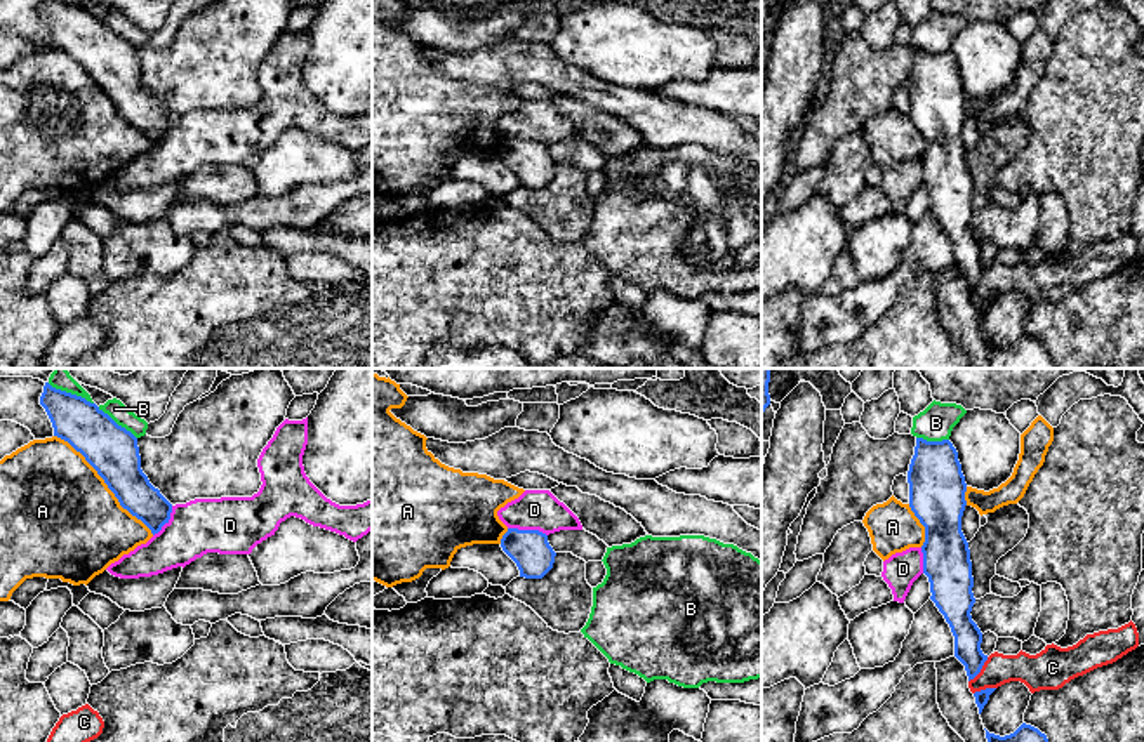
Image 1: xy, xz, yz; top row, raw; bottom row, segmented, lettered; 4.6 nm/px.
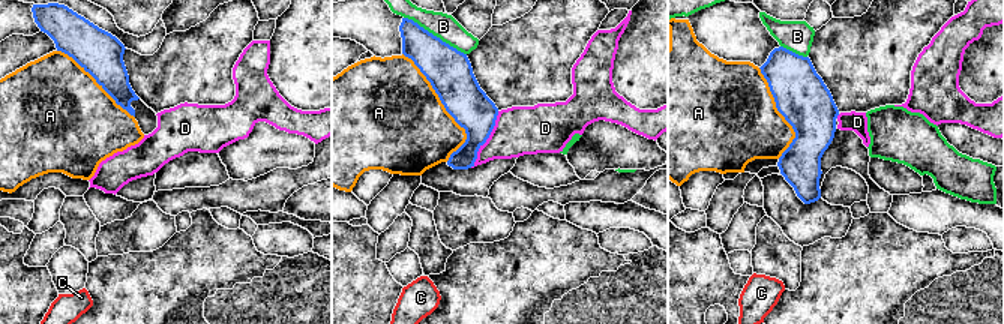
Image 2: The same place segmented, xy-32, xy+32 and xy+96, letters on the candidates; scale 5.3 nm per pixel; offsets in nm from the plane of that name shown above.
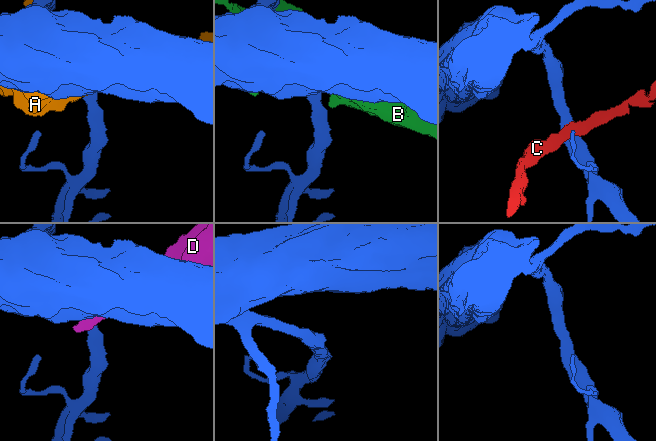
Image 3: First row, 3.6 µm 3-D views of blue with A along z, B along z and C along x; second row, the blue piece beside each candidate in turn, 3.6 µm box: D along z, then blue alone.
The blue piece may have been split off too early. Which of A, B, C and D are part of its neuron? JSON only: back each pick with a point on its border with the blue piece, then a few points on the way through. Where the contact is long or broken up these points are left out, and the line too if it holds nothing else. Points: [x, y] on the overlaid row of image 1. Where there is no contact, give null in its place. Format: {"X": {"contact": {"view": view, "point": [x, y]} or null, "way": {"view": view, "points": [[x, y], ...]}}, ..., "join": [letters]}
{"join": []}

